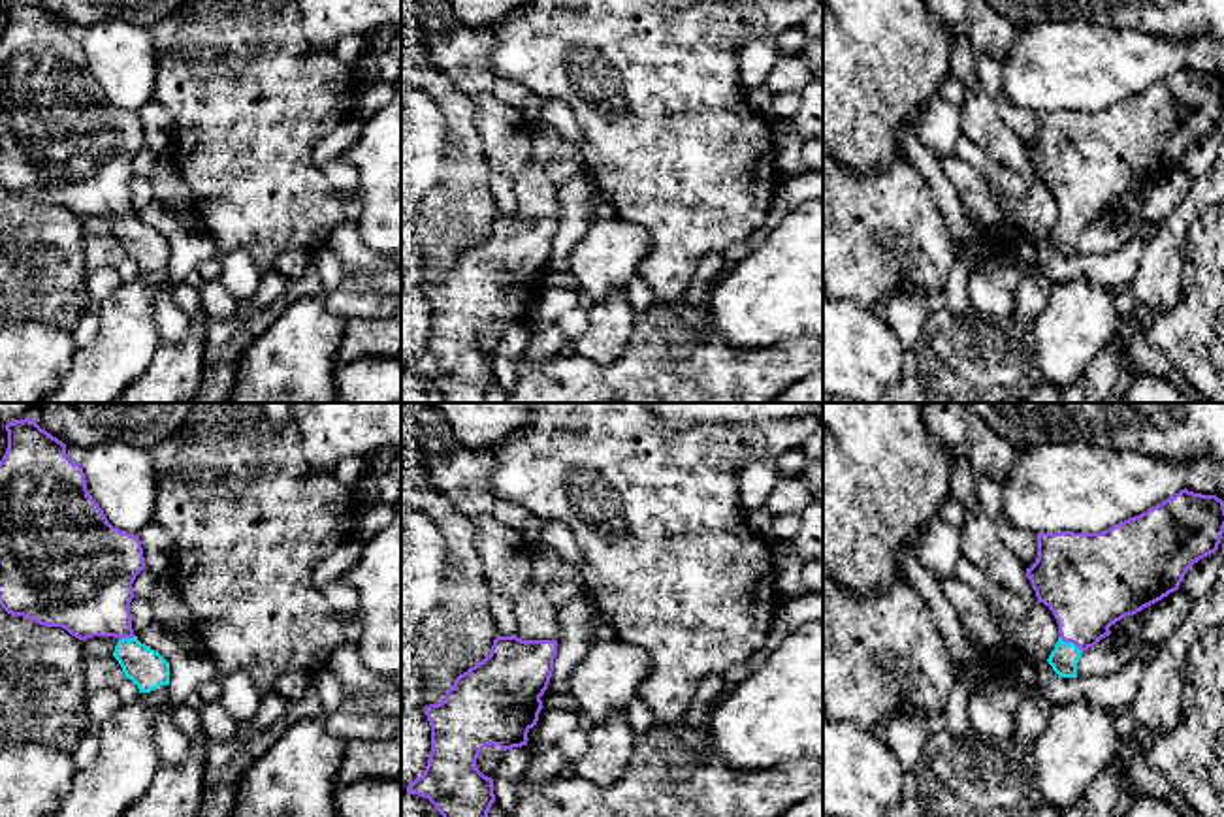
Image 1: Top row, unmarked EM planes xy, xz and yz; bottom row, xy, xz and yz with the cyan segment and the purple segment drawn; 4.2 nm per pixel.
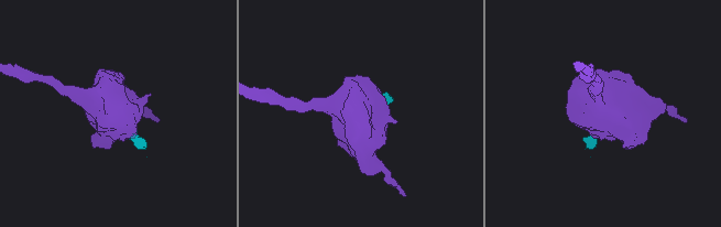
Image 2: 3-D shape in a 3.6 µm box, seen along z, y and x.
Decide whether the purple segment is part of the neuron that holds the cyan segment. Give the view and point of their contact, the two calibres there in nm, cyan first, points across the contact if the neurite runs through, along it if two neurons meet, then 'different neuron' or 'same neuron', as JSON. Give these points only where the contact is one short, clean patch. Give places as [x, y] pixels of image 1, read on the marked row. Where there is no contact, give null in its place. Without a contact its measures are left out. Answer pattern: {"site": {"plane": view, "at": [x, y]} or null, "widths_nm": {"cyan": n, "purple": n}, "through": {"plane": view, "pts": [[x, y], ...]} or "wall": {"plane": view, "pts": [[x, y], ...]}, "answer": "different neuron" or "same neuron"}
{"site": {"plane": "yz", "at": [1070, 642]}, "widths_nm": {"cyan": 120, "purple": 380}, "through": {"plane": "yz", "pts": [[1064, 657], [1070, 642], [1083, 622], [1089, 588]]}, "answer": "same neuron"}

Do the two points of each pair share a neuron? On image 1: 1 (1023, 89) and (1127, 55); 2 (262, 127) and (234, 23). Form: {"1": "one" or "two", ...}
{"1": "one", "2": "one"}

